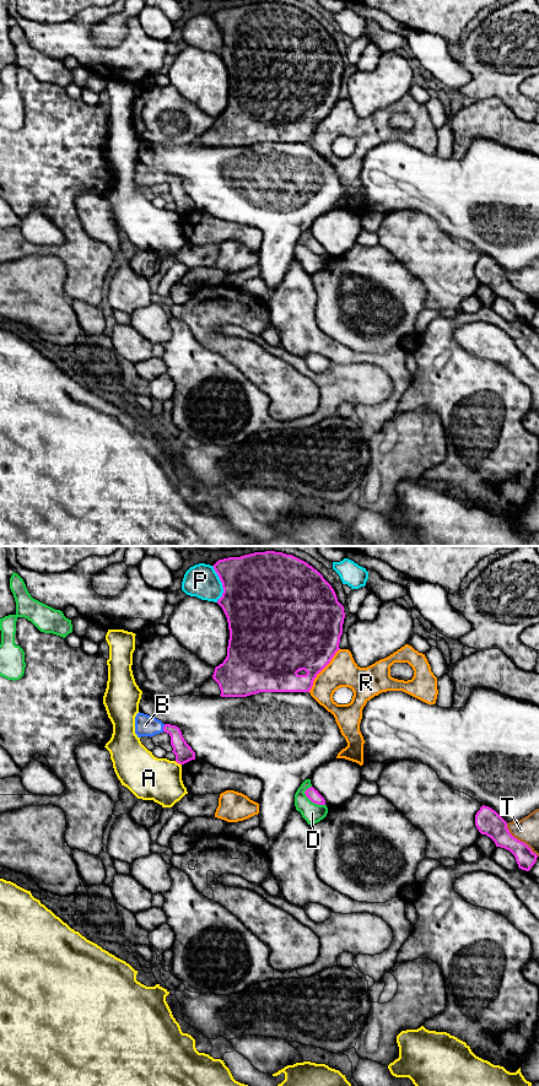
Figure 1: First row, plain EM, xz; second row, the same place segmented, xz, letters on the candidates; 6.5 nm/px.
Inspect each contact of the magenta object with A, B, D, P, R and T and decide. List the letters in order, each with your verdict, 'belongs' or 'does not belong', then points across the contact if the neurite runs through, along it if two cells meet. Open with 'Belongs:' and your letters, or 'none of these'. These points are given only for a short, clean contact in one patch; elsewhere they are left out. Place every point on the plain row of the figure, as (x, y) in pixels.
Belongs: B
A: does not belong
B: belongs
D: does not belong; border along xz (303, 242), (312, 252), (324, 255)
P: does not belong
R: does not belong
T: does not belong

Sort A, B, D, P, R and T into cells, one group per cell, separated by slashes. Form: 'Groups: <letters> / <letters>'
Groups: A / B / D / P / R / T

